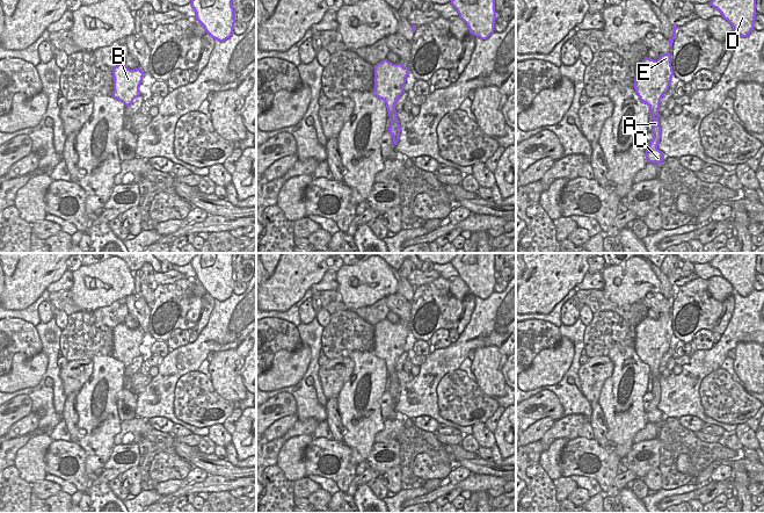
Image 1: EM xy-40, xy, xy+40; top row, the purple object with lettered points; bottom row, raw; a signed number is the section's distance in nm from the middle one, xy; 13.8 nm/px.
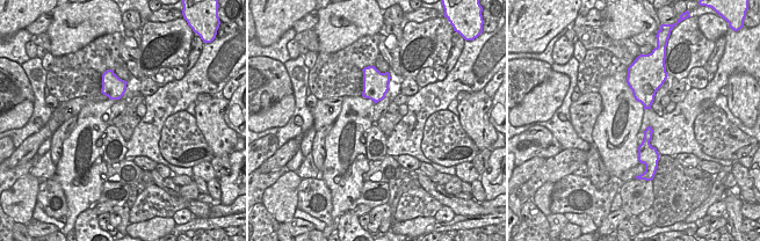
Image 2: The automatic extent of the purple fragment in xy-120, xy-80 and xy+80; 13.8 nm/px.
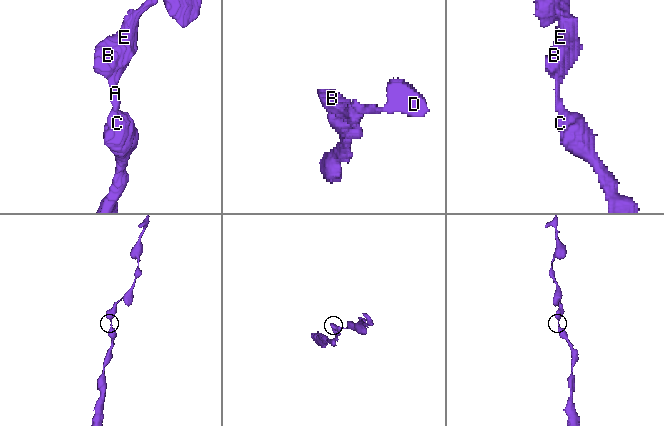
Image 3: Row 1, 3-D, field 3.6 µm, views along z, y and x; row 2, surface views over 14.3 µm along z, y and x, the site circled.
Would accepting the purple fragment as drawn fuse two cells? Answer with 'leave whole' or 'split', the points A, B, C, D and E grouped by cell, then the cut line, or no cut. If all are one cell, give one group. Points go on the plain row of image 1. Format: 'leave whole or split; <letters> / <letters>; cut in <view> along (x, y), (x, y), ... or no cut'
leave whole; A B C D E; no cut

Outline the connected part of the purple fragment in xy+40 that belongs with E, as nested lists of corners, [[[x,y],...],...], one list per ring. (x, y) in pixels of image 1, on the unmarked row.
[[[671,313],[660,315],[657,320],[646,317],[635,326],[634,349],[640,360],[649,366],[653,380],[653,399],[646,411],[646,420],[660,424],[661,427],[664,414],[657,409],[661,399],[659,369],[663,354],[669,349],[672,335]]]

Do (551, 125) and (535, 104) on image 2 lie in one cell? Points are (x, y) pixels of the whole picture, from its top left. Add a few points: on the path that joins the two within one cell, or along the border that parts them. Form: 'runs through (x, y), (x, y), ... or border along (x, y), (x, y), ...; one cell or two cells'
border along (554, 115), (545, 121), (535, 121), (521, 126); two cells

